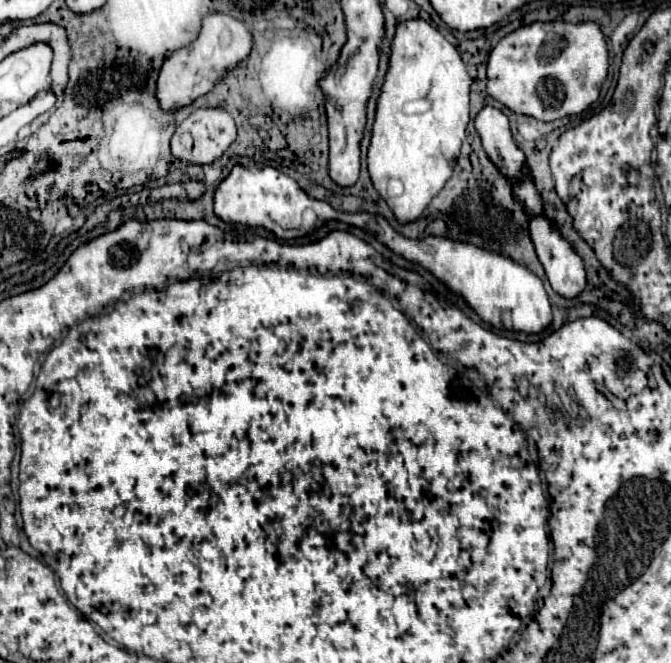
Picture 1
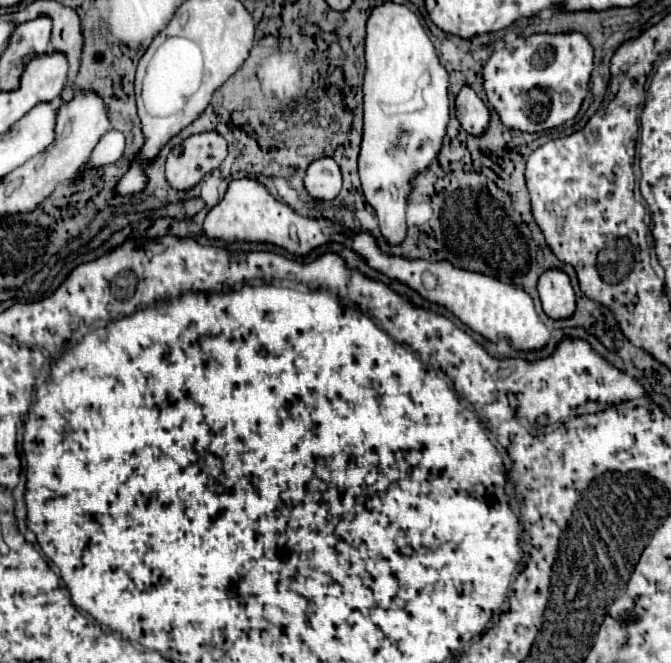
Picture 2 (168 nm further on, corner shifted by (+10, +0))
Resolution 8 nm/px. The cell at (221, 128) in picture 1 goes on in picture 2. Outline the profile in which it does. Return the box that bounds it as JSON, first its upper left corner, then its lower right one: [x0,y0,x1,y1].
[165,131,227,189]

